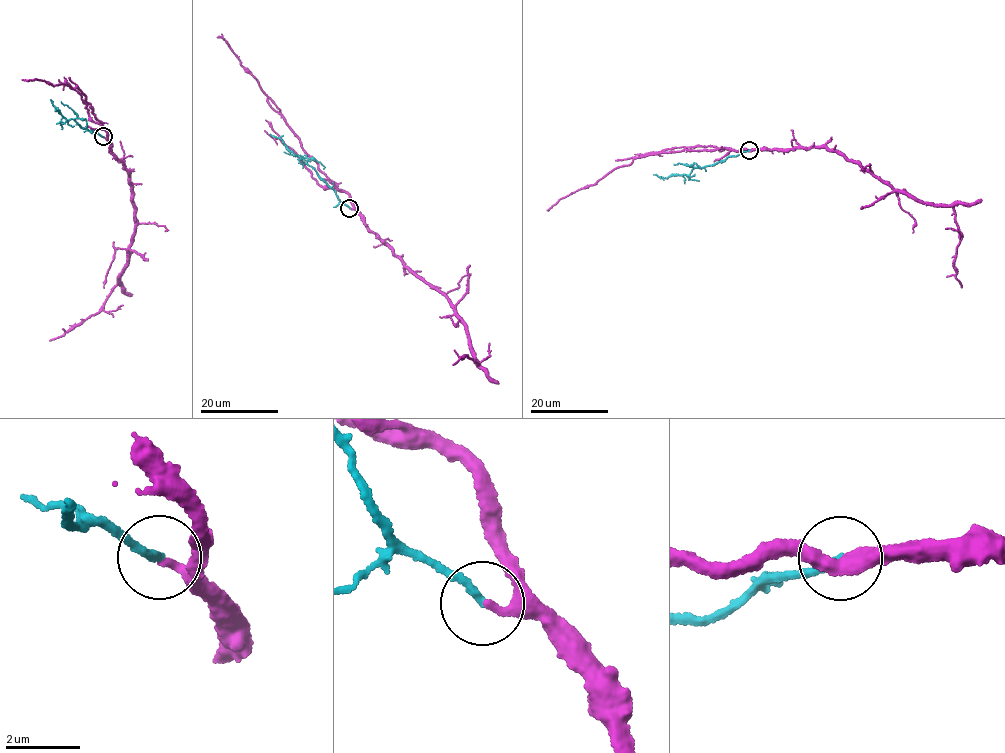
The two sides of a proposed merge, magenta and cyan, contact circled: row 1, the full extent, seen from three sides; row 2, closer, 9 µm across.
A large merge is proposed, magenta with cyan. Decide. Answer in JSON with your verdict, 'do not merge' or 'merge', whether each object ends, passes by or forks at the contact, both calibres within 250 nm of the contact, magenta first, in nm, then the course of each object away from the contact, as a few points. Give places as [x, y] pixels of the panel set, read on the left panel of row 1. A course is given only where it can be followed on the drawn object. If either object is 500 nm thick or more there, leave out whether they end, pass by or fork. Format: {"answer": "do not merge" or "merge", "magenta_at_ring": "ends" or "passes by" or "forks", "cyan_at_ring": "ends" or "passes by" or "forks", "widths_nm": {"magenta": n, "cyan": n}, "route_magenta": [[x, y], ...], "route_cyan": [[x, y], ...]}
{"answer": "do not merge", "magenta_at_ring": "ends", "cyan_at_ring": "ends", "widths_nm": {"magenta": 280, "cyan": 200}, "route_magenta": [[103, 137], [128, 175], [135, 230], [130, 238], [127, 261], [117, 277], [117, 284], [98, 312], [49, 341]], "route_cyan": [[103, 137], [82, 127], [73, 119], [66, 121], [50, 99]]}

